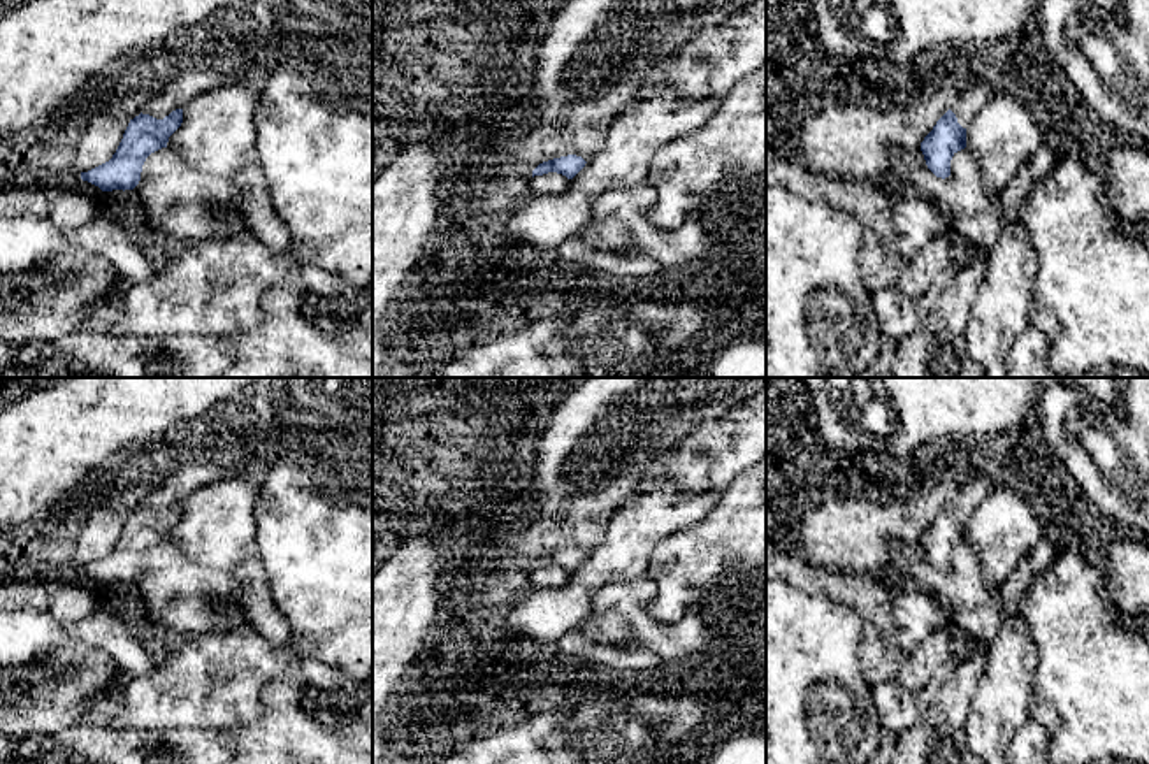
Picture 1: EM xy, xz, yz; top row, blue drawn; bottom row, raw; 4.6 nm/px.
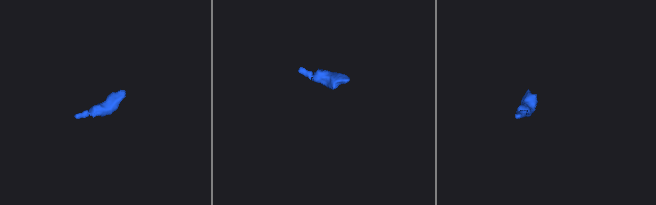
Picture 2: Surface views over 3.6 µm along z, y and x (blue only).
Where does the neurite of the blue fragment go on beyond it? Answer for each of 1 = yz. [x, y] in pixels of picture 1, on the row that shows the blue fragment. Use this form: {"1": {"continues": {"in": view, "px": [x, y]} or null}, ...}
{"1": {"continues": {"in": "yz", "px": [974, 97]}}}

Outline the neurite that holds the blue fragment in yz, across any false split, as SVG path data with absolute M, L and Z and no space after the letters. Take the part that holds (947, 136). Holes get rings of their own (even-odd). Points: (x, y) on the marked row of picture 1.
M973 81L924 137L921 151L928 169L936 177L945 179L950 176L952 156L966 148L966 130L993 95L994 90L986 81Z

